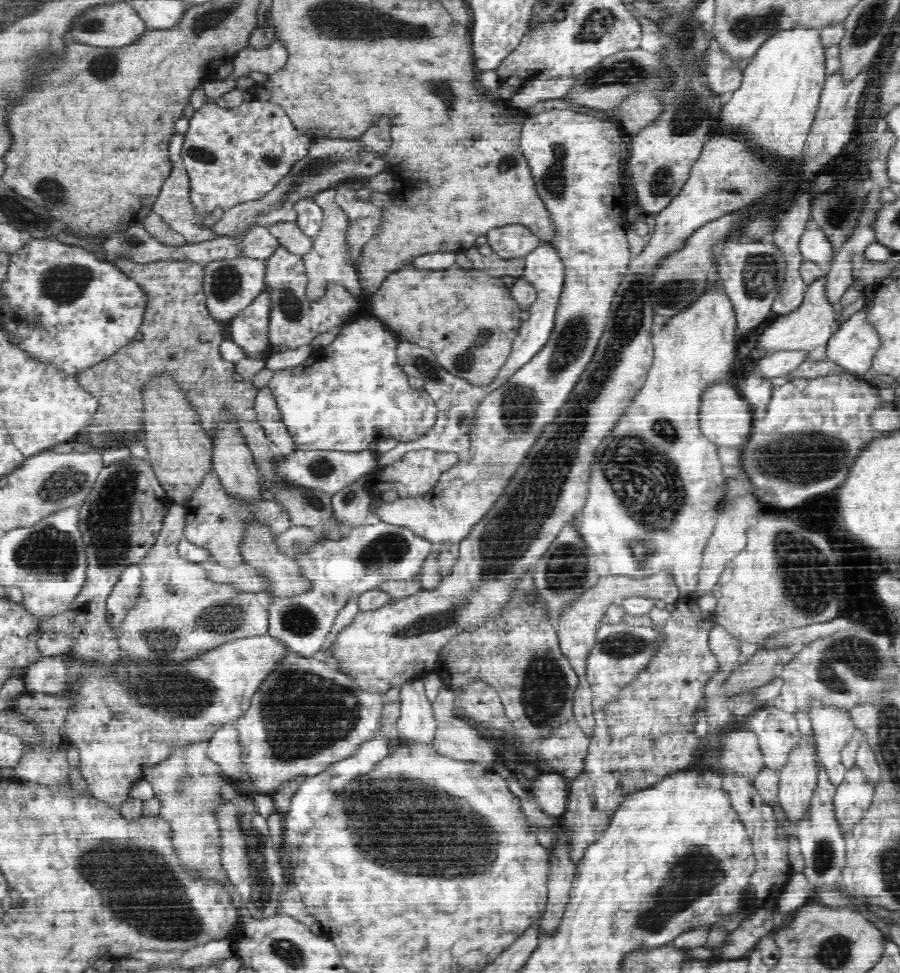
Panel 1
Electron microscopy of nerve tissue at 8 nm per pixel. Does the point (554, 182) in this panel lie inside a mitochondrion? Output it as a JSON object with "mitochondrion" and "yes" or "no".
{"mitochondrion":"yes"}

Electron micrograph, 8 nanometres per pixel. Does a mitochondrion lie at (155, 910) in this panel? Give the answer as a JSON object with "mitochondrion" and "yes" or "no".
{"mitochondrion":"yes"}

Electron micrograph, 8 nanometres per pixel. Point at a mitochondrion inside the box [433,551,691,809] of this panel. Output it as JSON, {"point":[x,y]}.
{"point":[544,687]}

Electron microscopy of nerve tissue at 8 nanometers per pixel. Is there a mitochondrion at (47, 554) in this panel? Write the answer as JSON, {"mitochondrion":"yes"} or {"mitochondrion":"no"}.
{"mitochondrion":"yes"}

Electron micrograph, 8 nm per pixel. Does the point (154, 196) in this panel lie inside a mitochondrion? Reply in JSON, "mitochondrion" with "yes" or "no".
{"mitochondrion":"no"}

